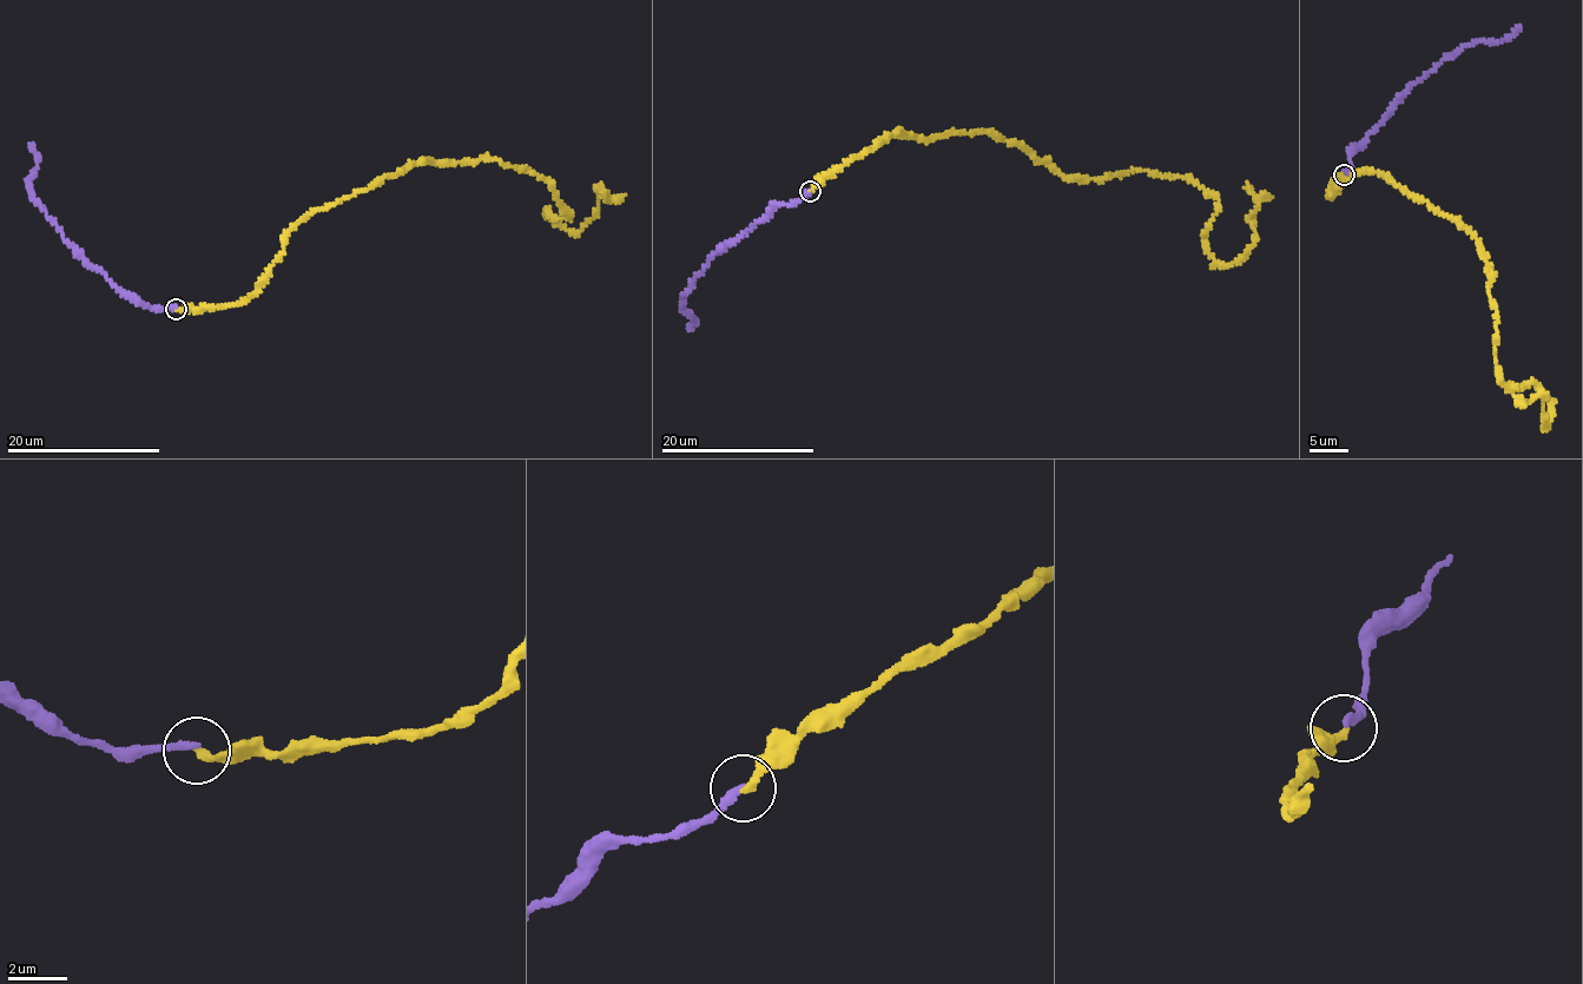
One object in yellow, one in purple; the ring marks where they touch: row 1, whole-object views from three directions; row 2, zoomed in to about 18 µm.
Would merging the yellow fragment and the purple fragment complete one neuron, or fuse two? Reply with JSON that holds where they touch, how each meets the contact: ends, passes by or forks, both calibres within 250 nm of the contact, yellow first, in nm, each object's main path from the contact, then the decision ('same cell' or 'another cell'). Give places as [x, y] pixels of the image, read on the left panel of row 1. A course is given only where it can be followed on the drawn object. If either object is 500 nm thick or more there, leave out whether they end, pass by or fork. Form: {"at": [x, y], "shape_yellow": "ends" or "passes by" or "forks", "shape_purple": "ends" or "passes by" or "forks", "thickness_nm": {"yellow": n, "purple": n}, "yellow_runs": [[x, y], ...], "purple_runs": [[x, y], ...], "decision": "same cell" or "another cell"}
{"at": [176, 309], "shape_yellow": "ends", "shape_purple": "ends", "thickness_nm": {"yellow": 260, "purple": 260}, "yellow_runs": [[177, 309], [244, 302], [312, 212], [419, 160], [526, 167], [571, 216], [547, 216], [574, 230], [606, 191]], "purple_runs": [[175, 309], [144, 305], [126, 295], [67, 242], [32, 195], [28, 180], [37, 160], [31, 145]], "decision": "another cell"}

